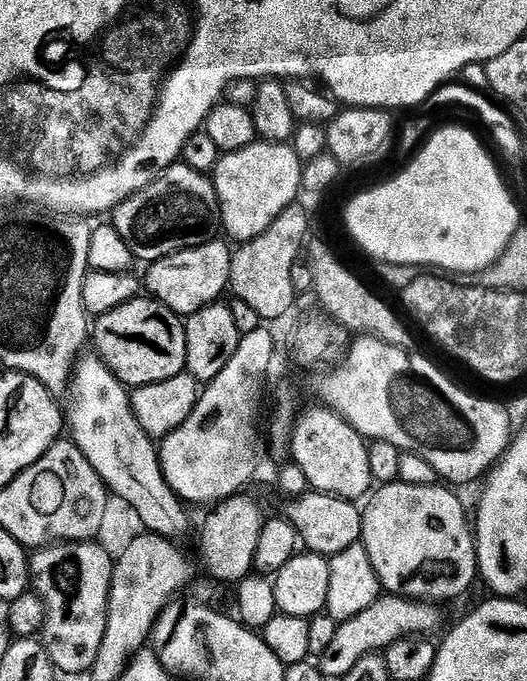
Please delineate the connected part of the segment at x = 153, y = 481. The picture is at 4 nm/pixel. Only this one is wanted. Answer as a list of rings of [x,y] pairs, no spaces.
[[[83,364],[75,371],[62,404],[72,442],[103,478],[105,487],[138,511],[145,531],[164,539],[182,537],[190,526],[185,505],[164,479],[153,439],[134,418],[129,389],[103,365]]]

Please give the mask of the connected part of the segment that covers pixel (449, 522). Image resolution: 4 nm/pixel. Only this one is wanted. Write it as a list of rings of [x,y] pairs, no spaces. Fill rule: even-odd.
[[[385,484],[377,487],[363,505],[362,543],[366,554],[370,554],[370,562],[385,593],[417,602],[437,602],[436,600],[444,600],[447,596],[460,596],[472,583],[477,583],[476,538],[469,513],[468,516],[464,513],[464,504],[452,493],[455,491],[451,487],[440,487],[436,484]]]

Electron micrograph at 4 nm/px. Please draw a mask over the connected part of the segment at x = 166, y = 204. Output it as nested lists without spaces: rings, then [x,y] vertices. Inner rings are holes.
[[[177,162],[111,213],[110,223],[122,234],[137,261],[155,262],[187,248],[197,248],[221,235],[220,199],[216,185],[205,173]]]

